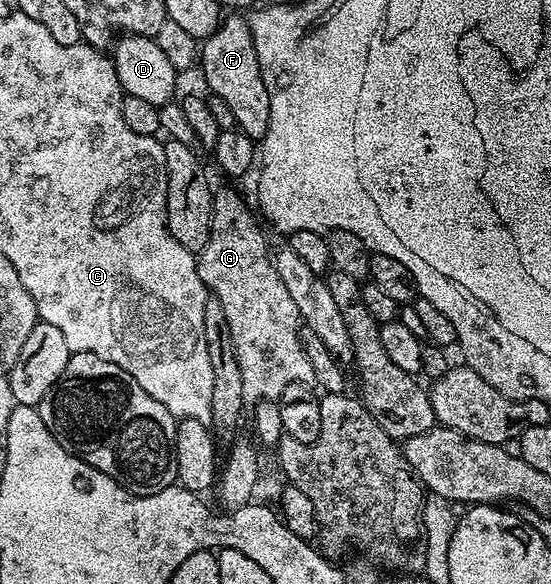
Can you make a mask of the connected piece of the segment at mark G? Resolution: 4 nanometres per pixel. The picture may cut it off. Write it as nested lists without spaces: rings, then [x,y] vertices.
[[[230,186],[223,190],[215,189],[213,195],[210,239],[196,255],[198,275],[212,297],[220,300],[224,316],[228,316],[228,328],[236,348],[236,364],[240,364],[240,380],[244,380],[246,402],[257,404],[263,400],[278,400],[287,386],[314,382],[312,364],[302,347],[302,319],[288,288],[284,288],[284,280],[280,280],[280,272],[276,272],[271,247],[266,247],[266,238],[254,223],[254,214],[246,207],[245,200]]]

